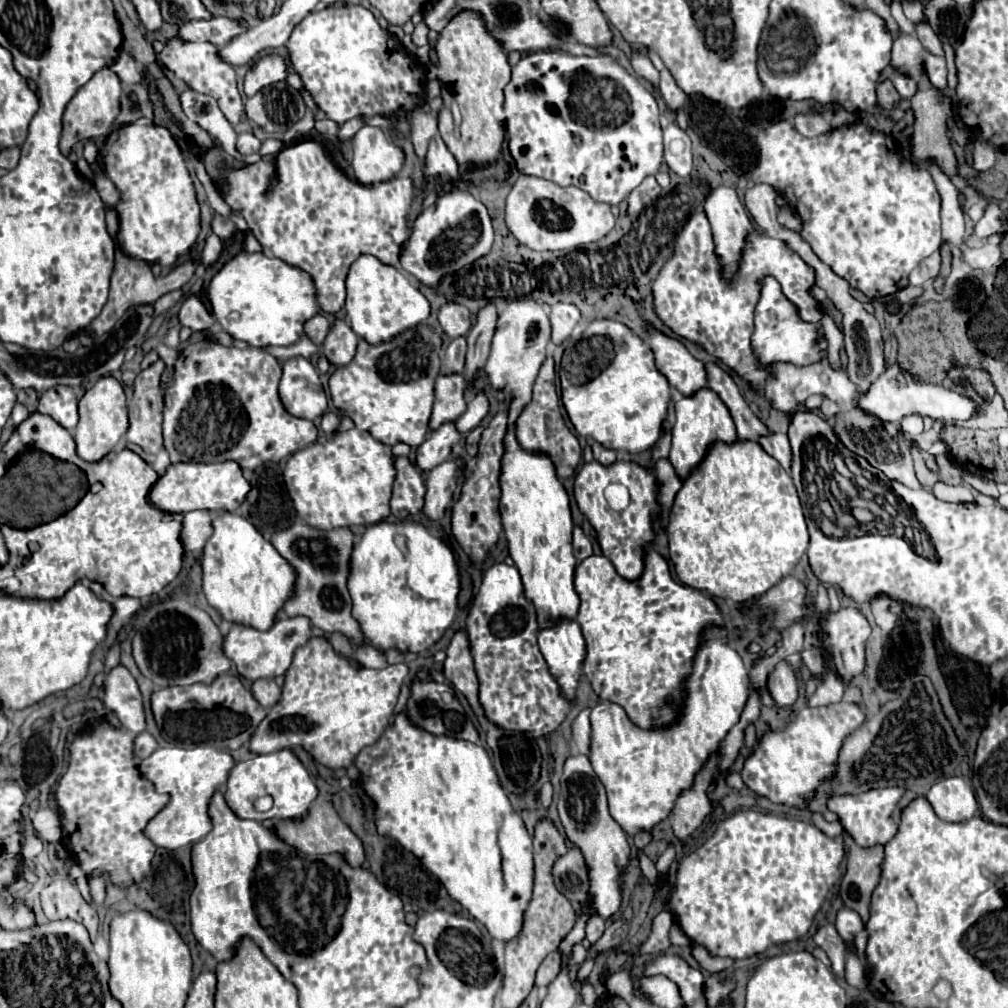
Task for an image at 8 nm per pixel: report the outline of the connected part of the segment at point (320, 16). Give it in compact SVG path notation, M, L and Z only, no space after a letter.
M342 5L342 7L326 7L322 11L308 13L292 31L292 35L286 41L290 63L294 71L300 75L302 85L312 95L314 103L320 111L326 113L326 119L338 123L340 127L354 119L354 117L388 117L396 119L400 115L408 115L424 105L426 101L426 89L424 89L424 65L406 53L402 43L390 35L386 29L382 29L372 15L370 9L362 5Z

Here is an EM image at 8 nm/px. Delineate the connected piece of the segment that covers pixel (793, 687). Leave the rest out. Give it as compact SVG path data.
M780 661L766 679L766 689L778 705L794 705L798 699L798 685L792 667L786 661Z

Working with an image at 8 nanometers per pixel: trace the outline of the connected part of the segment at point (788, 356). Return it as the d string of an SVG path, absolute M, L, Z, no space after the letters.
M774 277L762 279L760 299L754 311L754 331L752 331L752 351L760 365L768 367L774 375L774 363L792 363L796 367L806 367L824 359L828 341L820 323L806 323L800 319L796 305L782 293L780 283Z

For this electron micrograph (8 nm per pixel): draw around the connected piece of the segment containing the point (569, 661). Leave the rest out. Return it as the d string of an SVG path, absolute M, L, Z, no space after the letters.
M558 619L552 627L538 631L538 647L550 665L552 675L568 699L574 699L580 665L586 655L580 625L574 619Z

